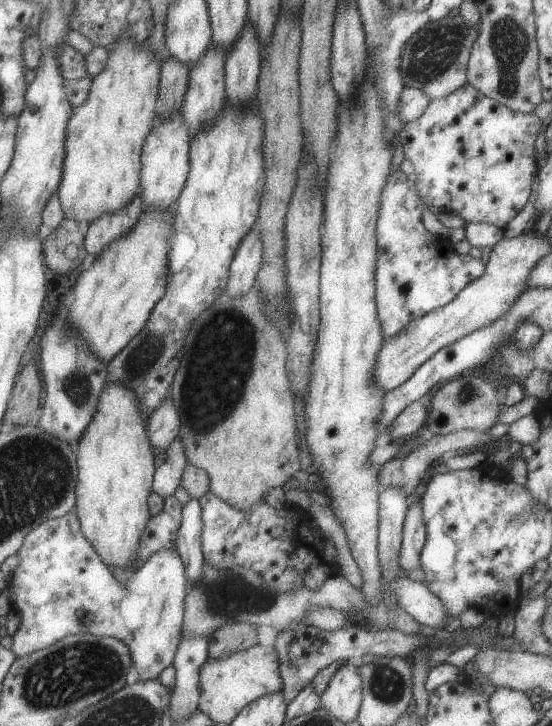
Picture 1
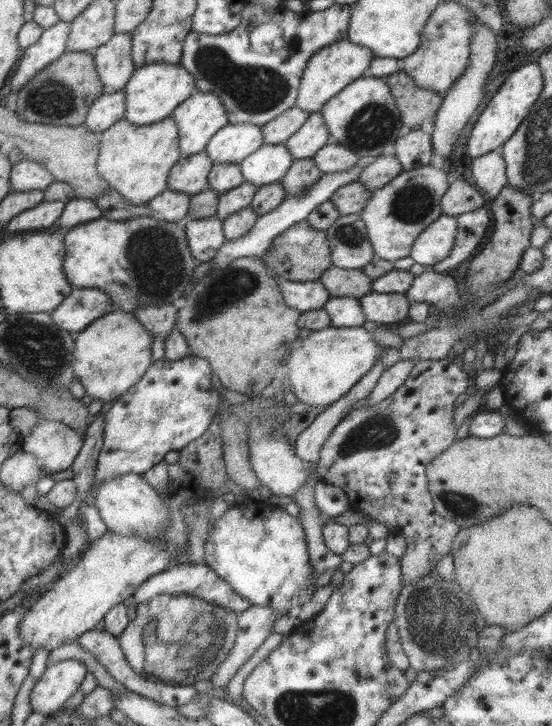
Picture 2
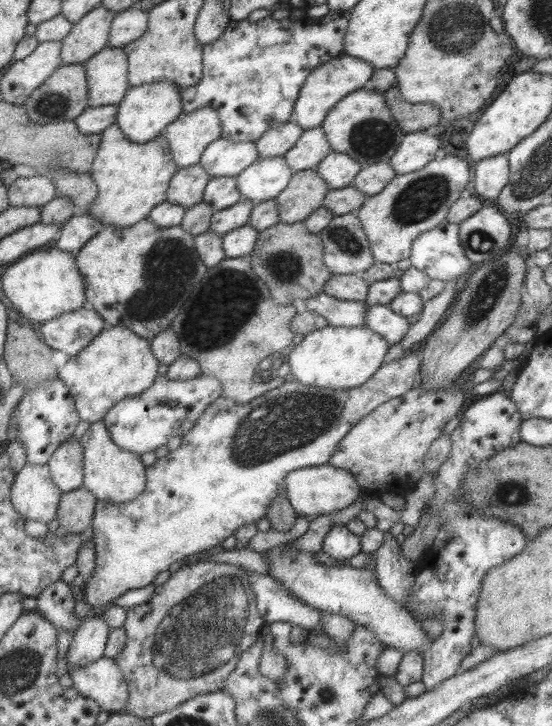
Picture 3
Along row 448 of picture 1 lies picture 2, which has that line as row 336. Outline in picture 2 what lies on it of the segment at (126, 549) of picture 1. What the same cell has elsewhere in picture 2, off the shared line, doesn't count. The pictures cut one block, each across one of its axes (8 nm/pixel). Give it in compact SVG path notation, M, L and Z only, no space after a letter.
M108 312L77 333L70 358L73 374L89 397L107 406L129 390L151 364L151 338L150 332L131 313Z

